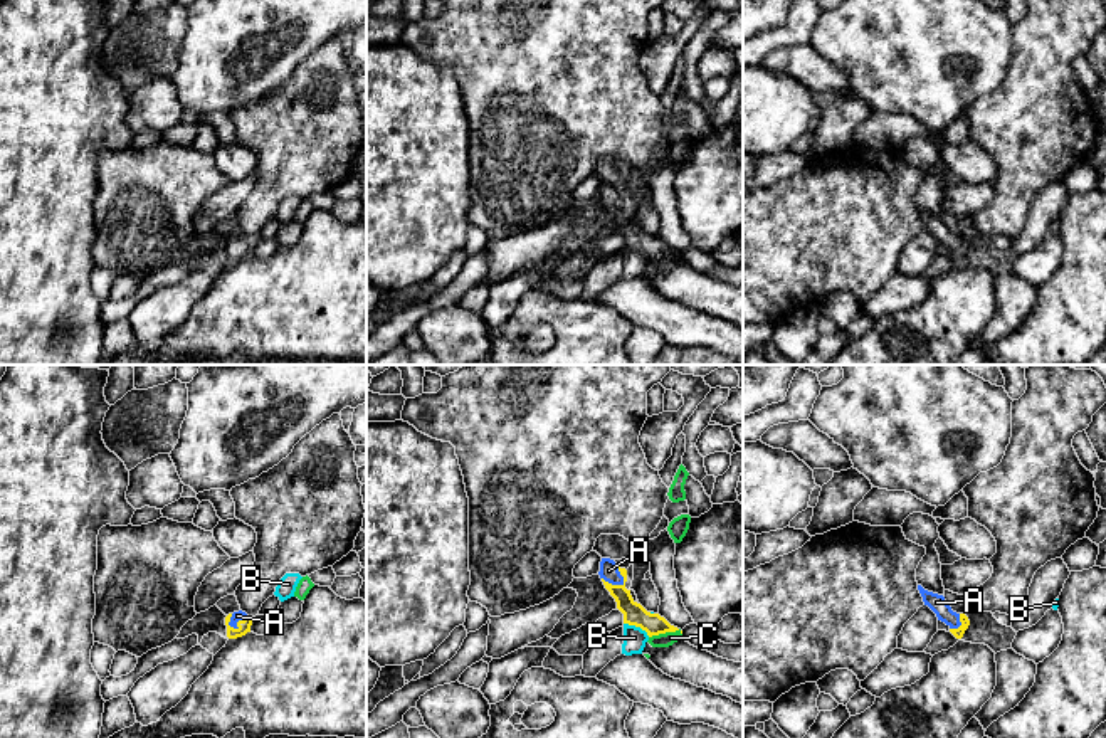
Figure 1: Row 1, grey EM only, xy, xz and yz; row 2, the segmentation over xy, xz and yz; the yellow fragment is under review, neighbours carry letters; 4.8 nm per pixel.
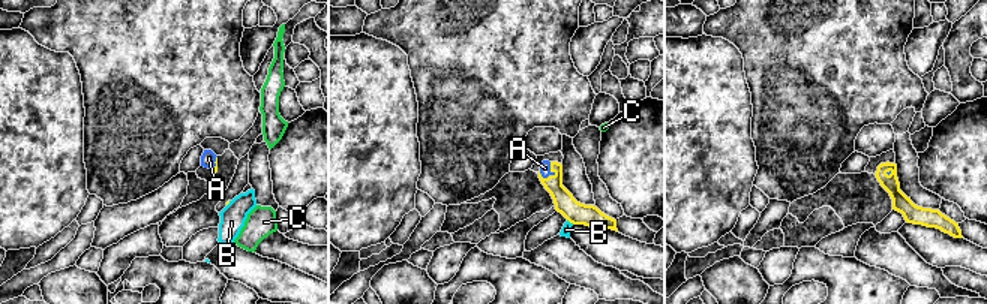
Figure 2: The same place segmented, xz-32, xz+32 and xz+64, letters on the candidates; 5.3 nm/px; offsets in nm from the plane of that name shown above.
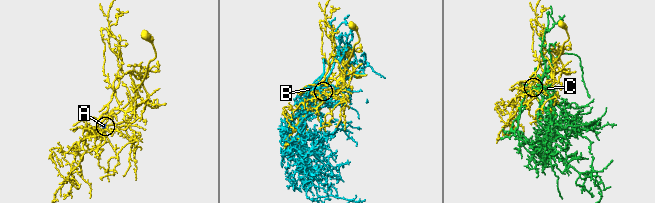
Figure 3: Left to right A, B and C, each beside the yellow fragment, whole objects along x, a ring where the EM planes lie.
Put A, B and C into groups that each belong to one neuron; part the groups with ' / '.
A / B / C

